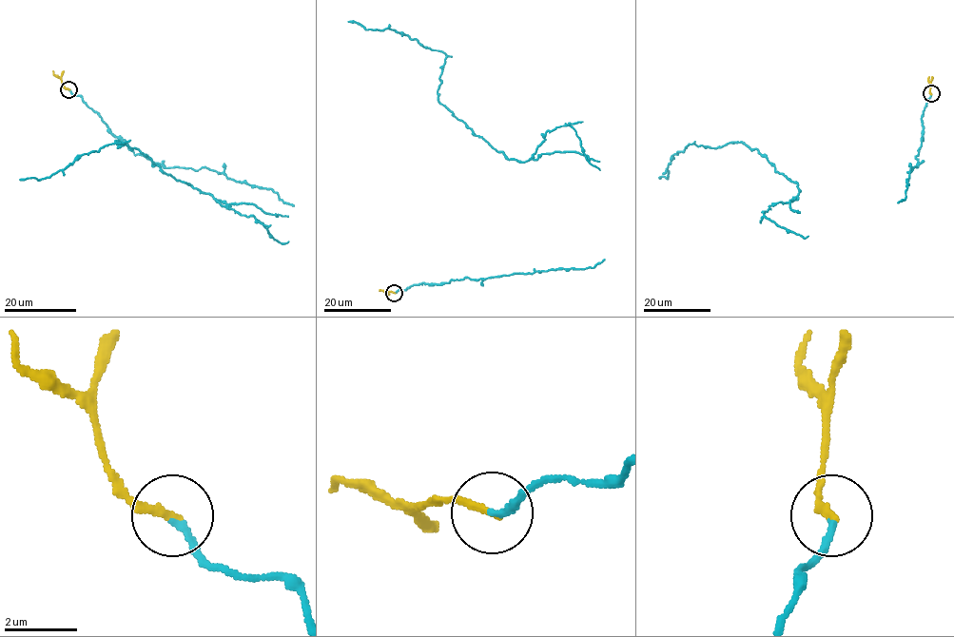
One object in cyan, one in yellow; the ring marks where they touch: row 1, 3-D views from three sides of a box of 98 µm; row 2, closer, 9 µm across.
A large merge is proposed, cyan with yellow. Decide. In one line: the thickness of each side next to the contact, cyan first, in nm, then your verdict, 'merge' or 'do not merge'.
180/220 nm | merge

